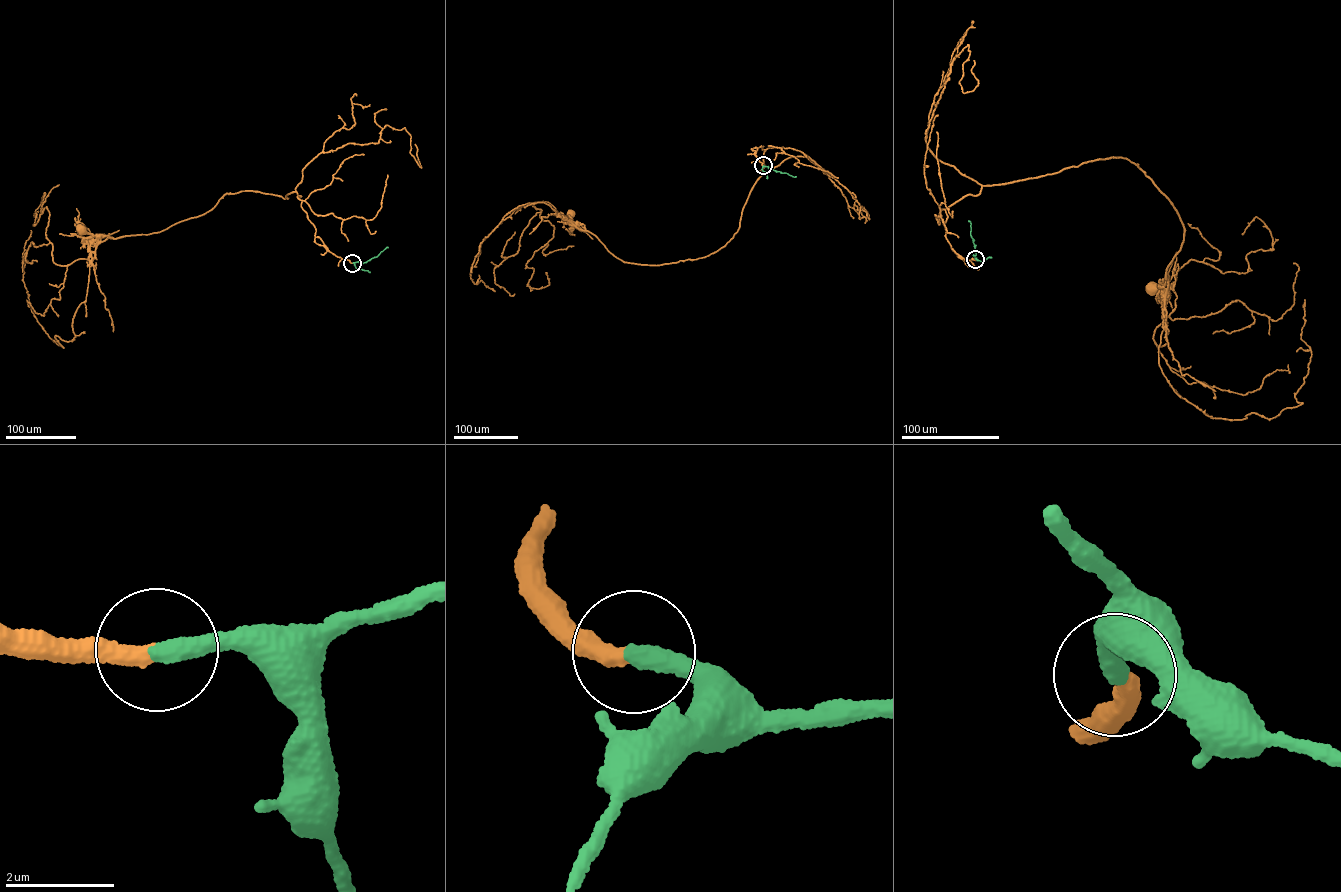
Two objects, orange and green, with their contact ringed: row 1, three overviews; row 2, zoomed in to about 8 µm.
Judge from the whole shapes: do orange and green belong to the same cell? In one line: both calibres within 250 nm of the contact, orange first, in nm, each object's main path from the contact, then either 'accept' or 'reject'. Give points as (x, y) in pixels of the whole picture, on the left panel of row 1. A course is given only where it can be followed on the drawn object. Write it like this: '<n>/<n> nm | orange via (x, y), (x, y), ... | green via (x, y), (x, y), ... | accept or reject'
320/360 nm | orange via (352, 262), (315, 236), (295, 191), (288, 199), (227, 193), (204, 213), (147, 234), (114, 238), (82, 230) | green via (352, 263), (366, 262), (388, 248) | accept

